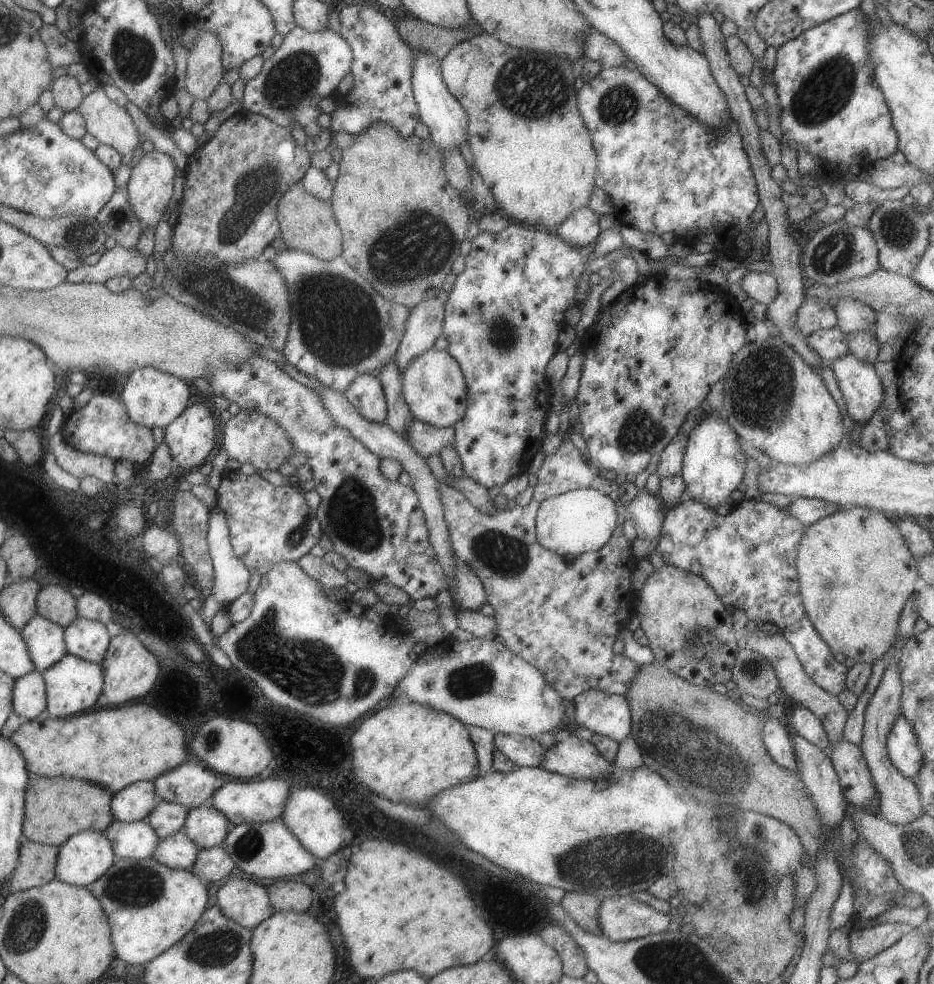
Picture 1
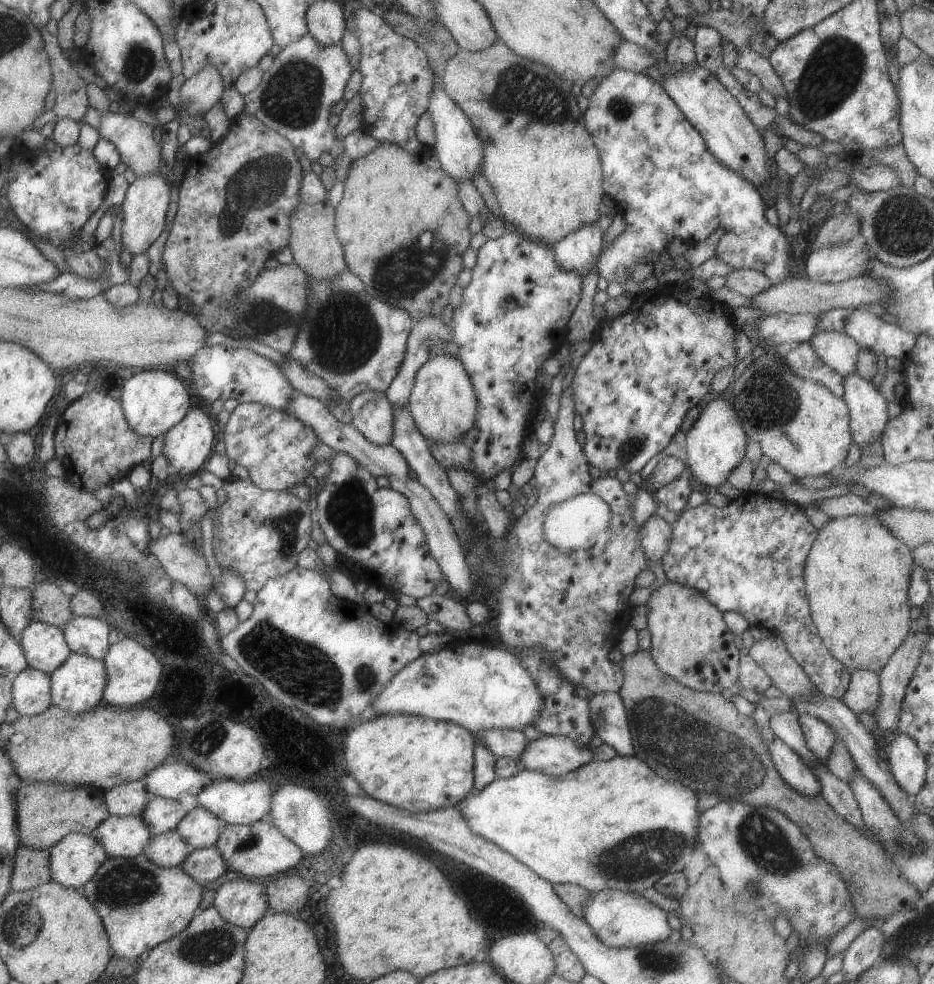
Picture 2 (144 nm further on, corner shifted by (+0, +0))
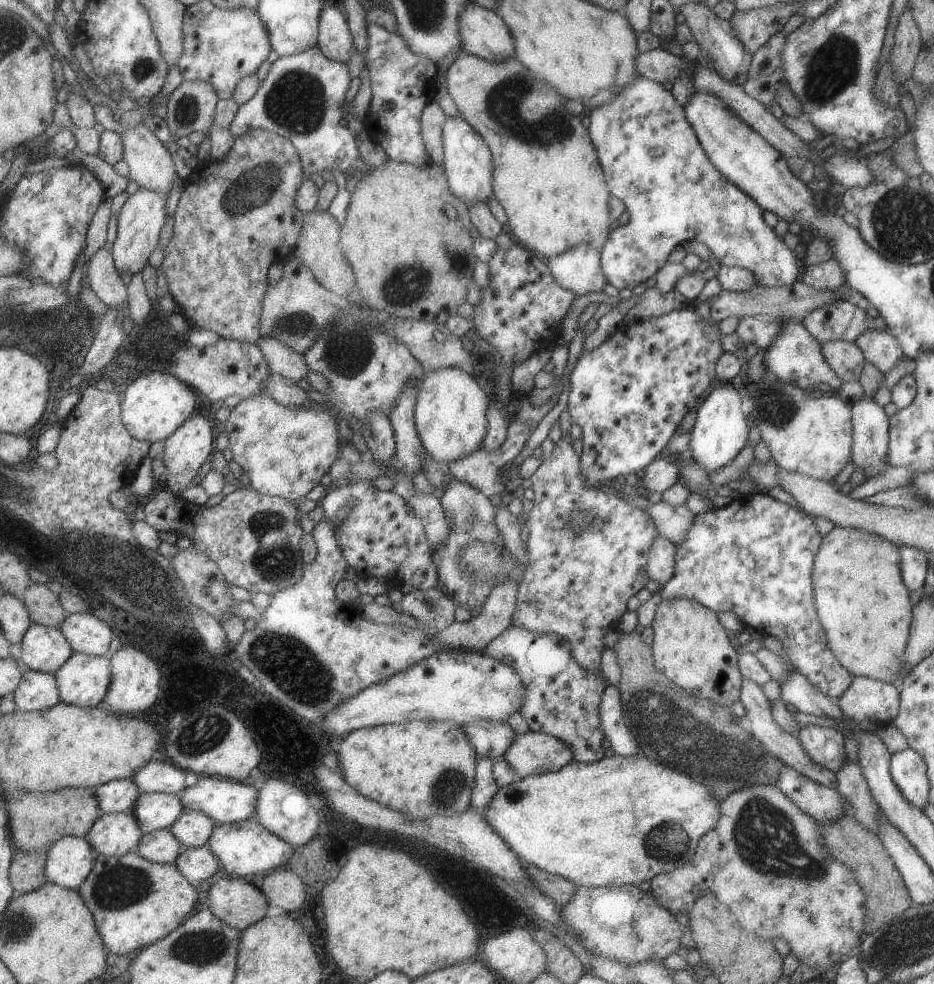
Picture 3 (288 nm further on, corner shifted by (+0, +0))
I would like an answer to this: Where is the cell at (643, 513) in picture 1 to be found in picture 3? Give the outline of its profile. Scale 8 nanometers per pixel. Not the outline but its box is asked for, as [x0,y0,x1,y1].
[647,536,675,584]

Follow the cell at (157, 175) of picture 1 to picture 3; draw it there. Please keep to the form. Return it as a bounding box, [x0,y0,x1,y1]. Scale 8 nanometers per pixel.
[113,188,165,274]

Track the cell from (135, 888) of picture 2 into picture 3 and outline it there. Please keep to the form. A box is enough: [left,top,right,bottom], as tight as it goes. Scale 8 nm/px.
[77,852,197,956]

